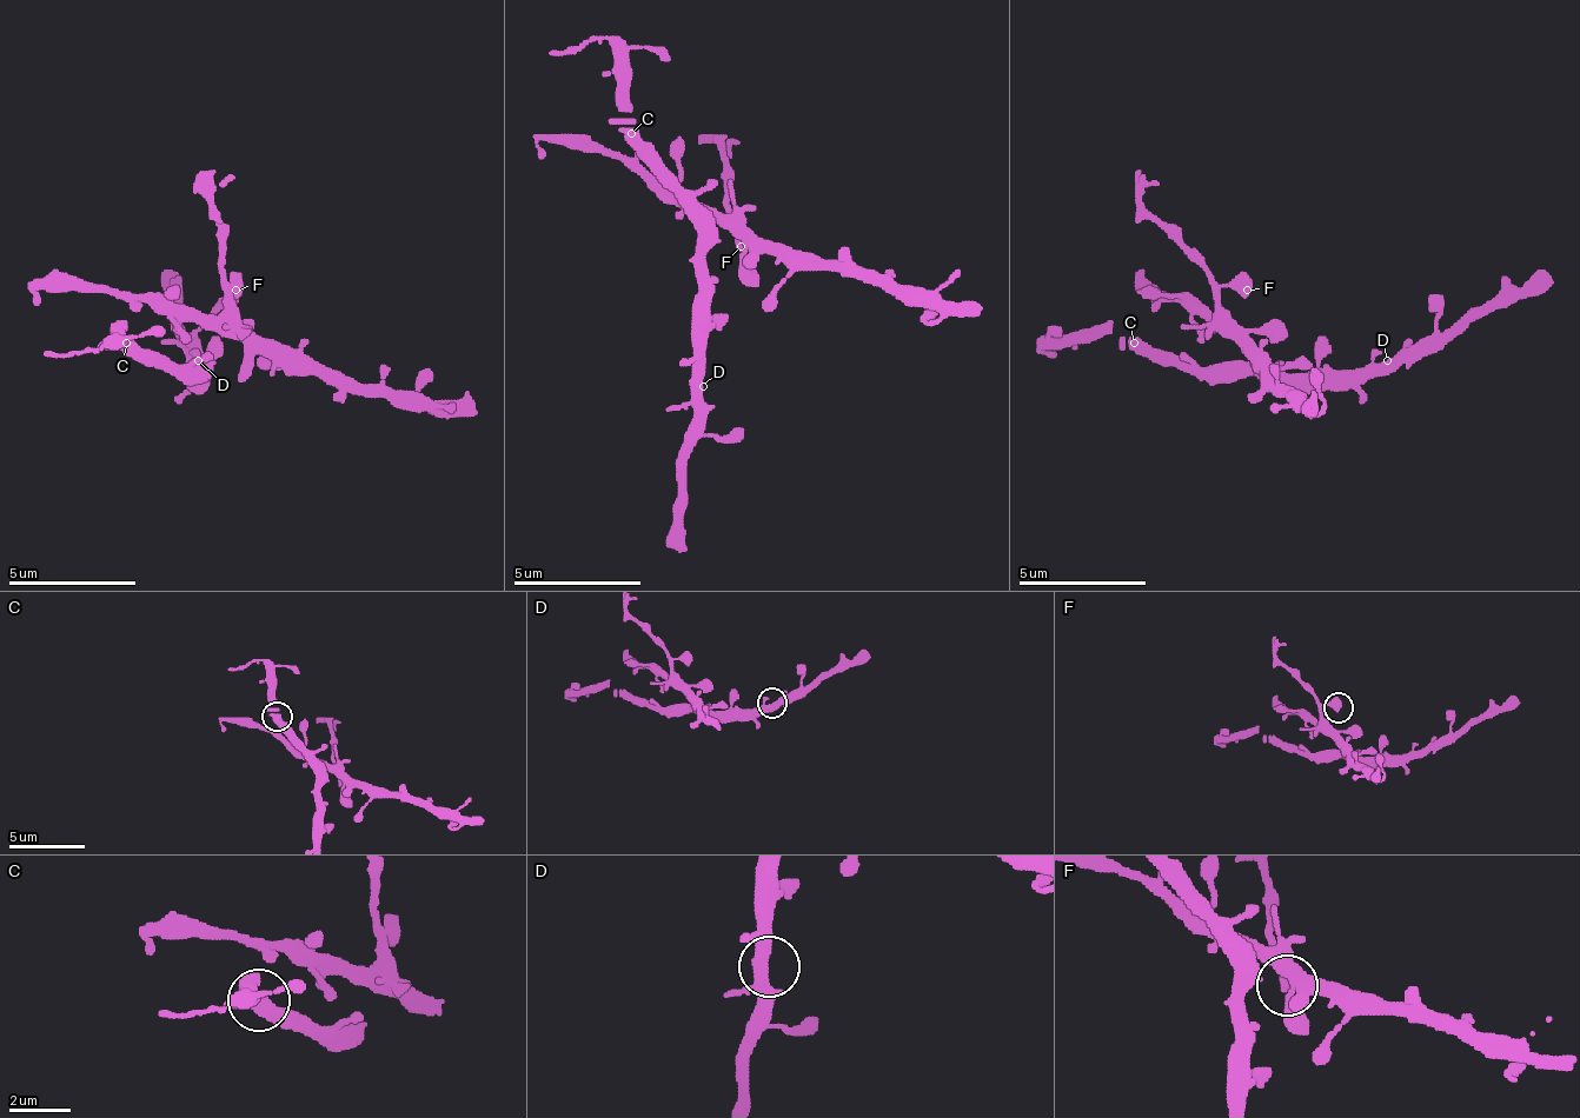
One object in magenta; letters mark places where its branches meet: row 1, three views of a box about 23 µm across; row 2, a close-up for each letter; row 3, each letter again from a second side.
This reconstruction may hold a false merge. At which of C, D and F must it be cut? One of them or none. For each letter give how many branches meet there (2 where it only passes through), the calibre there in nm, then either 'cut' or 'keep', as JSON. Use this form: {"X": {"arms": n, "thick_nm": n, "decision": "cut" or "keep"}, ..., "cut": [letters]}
{"C": {"arms": 2, "thick_nm": 360, "decision": "keep"}, "D": {"arms": 3, "thick_nm": 380, "decision": "keep"}, "F": {"arms": 1, "thick_nm": 480, "decision": "keep"}, "cut": []}

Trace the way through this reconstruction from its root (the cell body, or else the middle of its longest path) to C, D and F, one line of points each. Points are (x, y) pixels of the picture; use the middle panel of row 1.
C: (703, 194), (684, 188), (677, 175), (634, 131)
D: (703, 194), (697, 201), (697, 265), (703, 271), (703, 386)
F: (703, 194), (709, 188), (690, 201), (697, 207), (716, 207), (735, 226), (735, 239), (741, 246)

